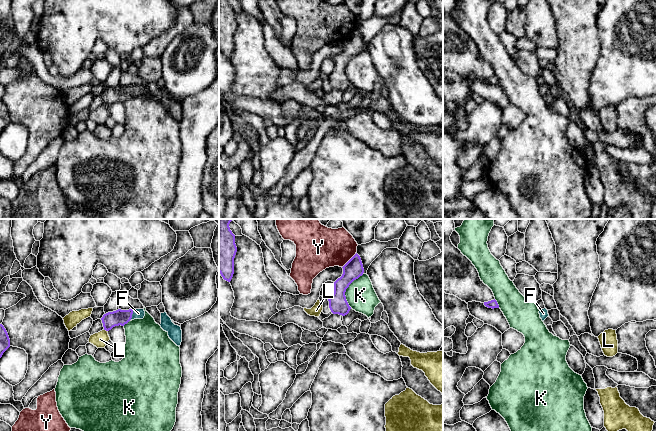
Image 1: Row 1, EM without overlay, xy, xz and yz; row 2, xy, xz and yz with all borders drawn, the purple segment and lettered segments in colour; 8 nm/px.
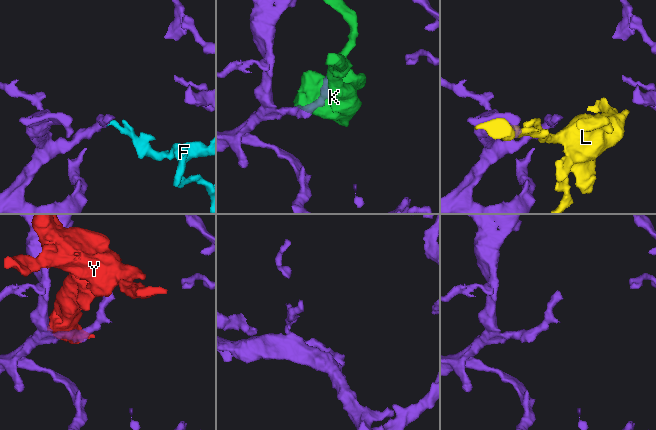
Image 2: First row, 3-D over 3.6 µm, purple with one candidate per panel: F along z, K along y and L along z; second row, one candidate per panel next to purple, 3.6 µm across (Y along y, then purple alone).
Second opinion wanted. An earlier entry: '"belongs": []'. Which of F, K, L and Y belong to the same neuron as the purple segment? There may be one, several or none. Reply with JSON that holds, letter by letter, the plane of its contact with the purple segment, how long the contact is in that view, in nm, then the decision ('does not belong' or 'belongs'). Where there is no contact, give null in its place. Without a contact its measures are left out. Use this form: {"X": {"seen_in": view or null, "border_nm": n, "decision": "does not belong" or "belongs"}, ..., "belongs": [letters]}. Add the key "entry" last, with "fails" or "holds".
{"F": {"seen_in": "xy", "border_nm": 100, "decision": "belongs"}, "K": {"seen_in": "xz", "border_nm": 300, "decision": "does not belong"}, "L": {"seen_in": "xy", "border_nm": 40, "decision": "does not belong"}, "Y": {"seen_in": "xz", "border_nm": 170, "decision": "does not belong"}, "belongs": ["F"], "entry": "fails"}

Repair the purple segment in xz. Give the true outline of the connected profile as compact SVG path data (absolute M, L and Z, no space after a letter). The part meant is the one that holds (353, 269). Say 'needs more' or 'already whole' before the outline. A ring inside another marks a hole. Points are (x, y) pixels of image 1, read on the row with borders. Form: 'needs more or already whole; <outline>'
already whole; M357 253L342 268L343 274L334 282L334 293L328 301L329 308L333 314L345 316L351 309L346 300L346 289L354 280L363 275L364 268Z

